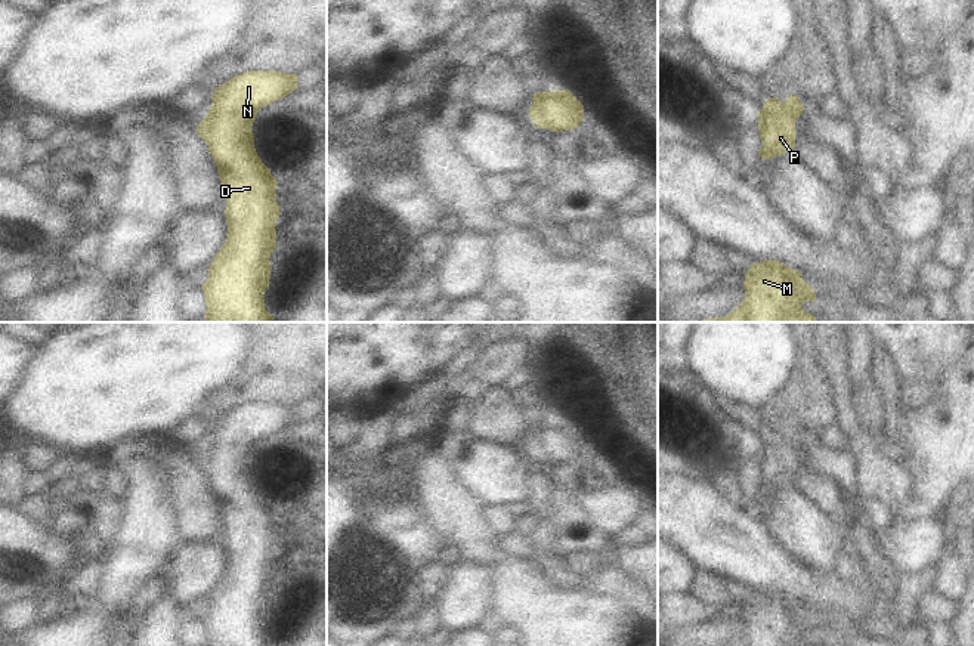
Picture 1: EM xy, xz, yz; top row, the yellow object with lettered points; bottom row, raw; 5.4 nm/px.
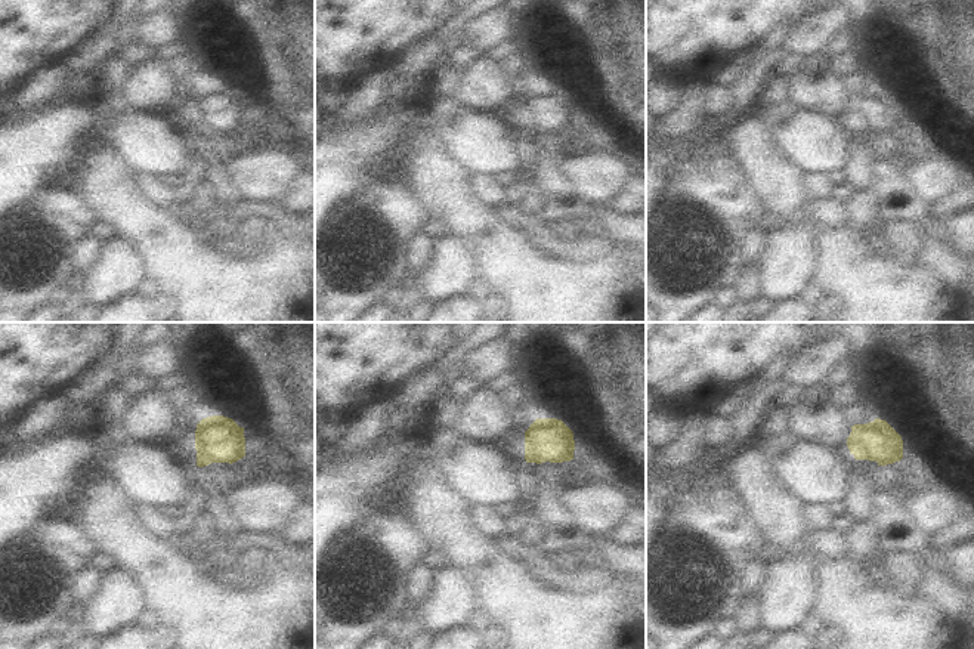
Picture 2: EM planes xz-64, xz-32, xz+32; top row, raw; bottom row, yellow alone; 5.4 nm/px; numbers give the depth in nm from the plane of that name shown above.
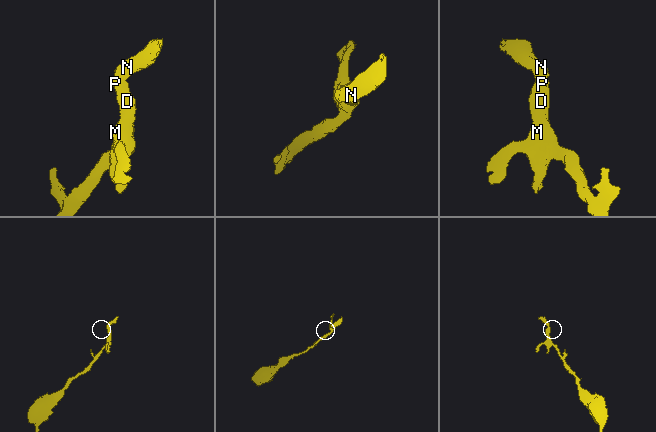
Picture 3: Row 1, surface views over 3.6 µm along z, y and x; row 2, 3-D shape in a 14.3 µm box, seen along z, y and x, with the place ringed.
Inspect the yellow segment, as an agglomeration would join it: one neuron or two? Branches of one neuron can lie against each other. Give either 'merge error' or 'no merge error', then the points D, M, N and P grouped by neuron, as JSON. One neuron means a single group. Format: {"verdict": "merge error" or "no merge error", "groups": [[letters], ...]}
{"verdict": "no merge error", "groups": [["D", "M", "N", "P"]]}

